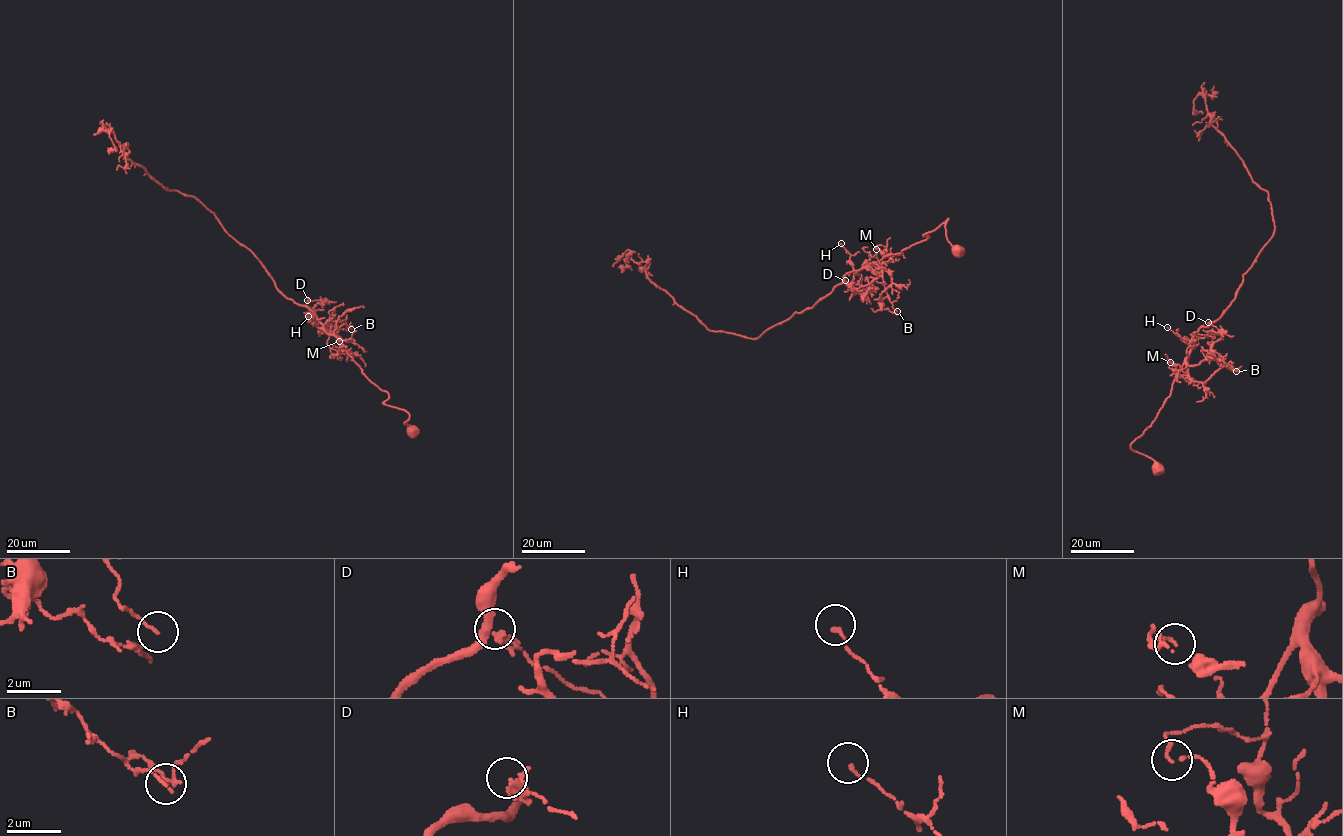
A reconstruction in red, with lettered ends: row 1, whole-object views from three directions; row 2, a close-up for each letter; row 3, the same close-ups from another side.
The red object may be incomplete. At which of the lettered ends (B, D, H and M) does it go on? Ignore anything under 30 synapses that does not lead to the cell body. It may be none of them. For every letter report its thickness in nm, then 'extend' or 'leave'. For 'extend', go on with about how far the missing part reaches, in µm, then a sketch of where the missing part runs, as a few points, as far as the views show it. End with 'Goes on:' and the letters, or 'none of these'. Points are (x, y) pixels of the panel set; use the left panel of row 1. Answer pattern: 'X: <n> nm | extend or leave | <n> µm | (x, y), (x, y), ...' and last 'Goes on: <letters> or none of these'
B: 70 nm | leave
D: 160 nm | leave
H: 120 nm | leave
M: 130 nm | leave
Goes on: none of these

